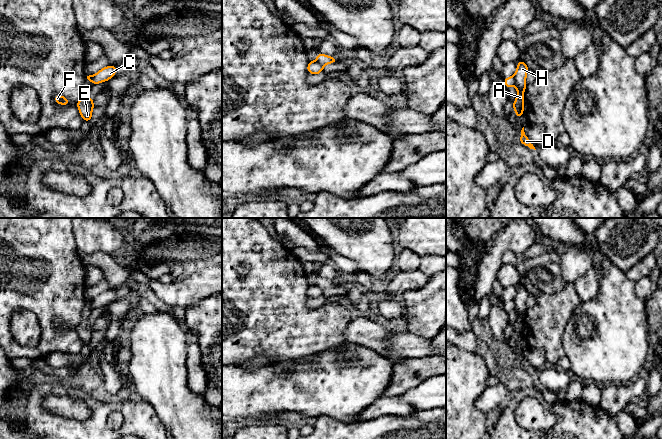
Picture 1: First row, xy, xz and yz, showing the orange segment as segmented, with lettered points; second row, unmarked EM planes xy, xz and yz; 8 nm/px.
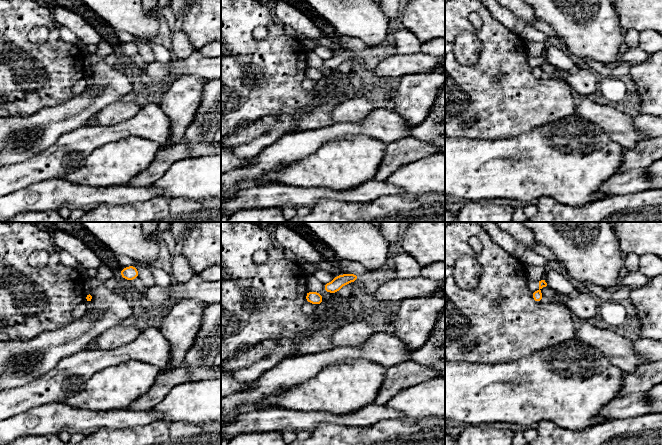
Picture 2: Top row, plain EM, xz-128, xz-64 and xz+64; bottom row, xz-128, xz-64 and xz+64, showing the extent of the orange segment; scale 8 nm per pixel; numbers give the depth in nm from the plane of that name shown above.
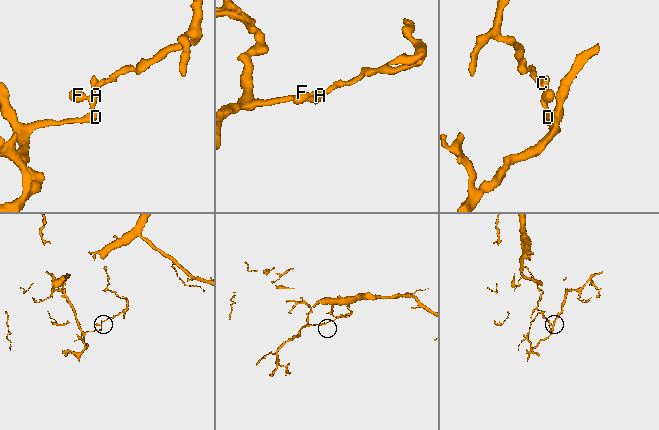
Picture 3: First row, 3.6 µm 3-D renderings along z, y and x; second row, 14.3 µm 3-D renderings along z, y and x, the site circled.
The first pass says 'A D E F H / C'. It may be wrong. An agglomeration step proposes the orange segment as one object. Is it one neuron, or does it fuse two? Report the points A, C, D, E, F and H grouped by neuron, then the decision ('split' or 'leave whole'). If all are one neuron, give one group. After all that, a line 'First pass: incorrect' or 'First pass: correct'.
A D E F H / C; split
First pass: correct

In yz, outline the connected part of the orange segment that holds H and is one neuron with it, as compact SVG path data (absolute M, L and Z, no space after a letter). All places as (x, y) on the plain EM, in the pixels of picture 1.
M523 285L517 286L517 293L514 298L515 310L517 312L517 321L515 322L512 332L516 335L516 342L524 339L524 320L522 319L526 314L526 301L529 291Z

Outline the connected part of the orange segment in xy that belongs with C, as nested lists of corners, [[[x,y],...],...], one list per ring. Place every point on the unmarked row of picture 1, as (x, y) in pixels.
[[[110,289],[99,294],[92,302],[92,310],[98,307],[106,306],[111,302],[114,302],[116,298],[116,289]]]

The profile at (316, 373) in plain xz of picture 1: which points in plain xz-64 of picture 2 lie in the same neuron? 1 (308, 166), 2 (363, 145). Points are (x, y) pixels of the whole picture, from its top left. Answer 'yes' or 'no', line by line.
1: yes
2: yes

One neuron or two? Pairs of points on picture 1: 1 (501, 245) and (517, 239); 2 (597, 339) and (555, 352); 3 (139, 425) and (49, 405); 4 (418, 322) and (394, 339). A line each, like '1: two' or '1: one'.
1: one
2: two
3: two
4: two

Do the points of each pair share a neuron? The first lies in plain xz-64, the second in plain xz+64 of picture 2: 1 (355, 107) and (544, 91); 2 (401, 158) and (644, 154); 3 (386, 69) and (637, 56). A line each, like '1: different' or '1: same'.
1: different
2: same
3: same

